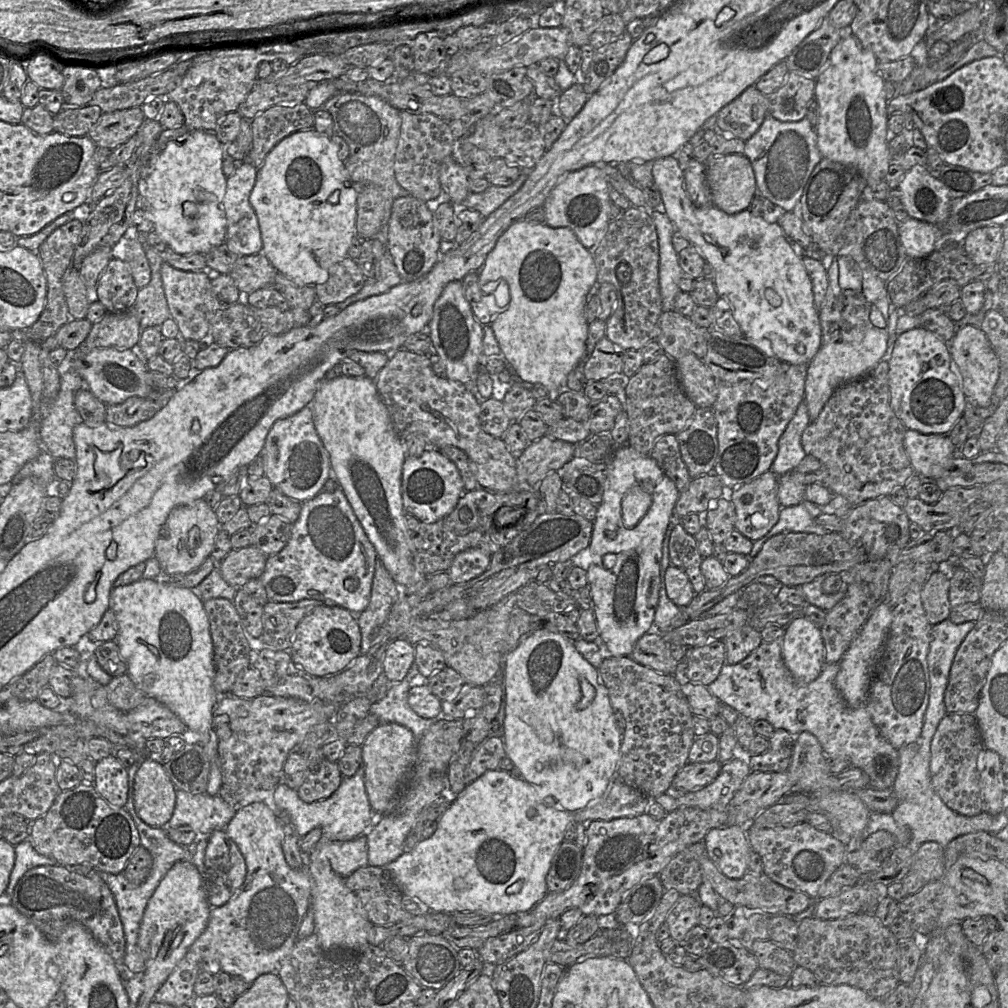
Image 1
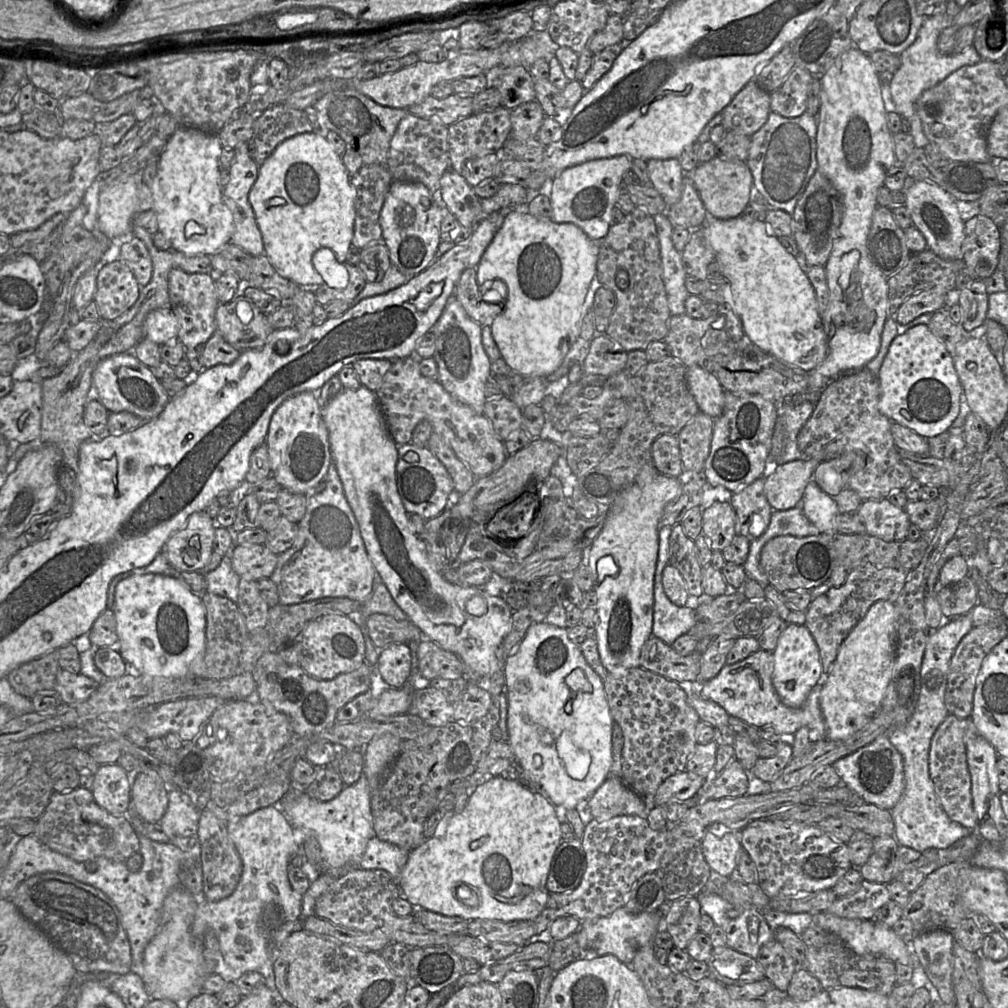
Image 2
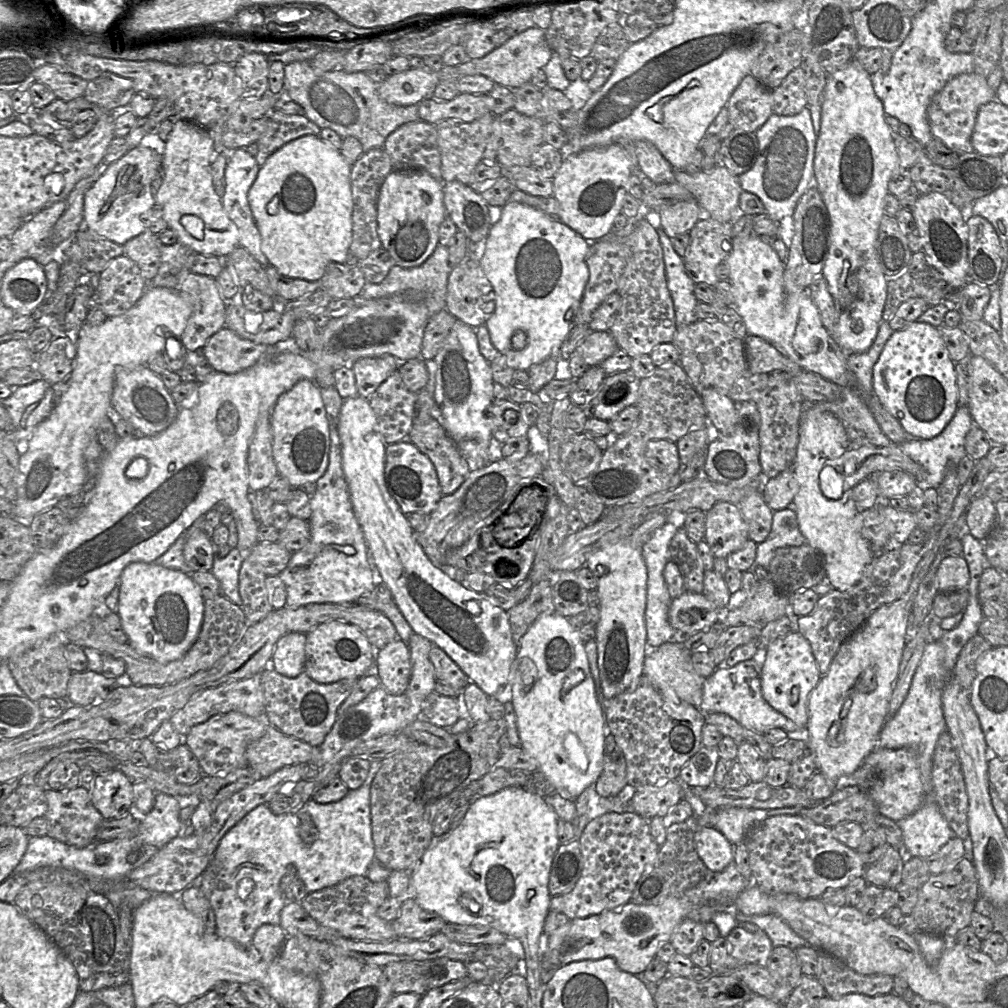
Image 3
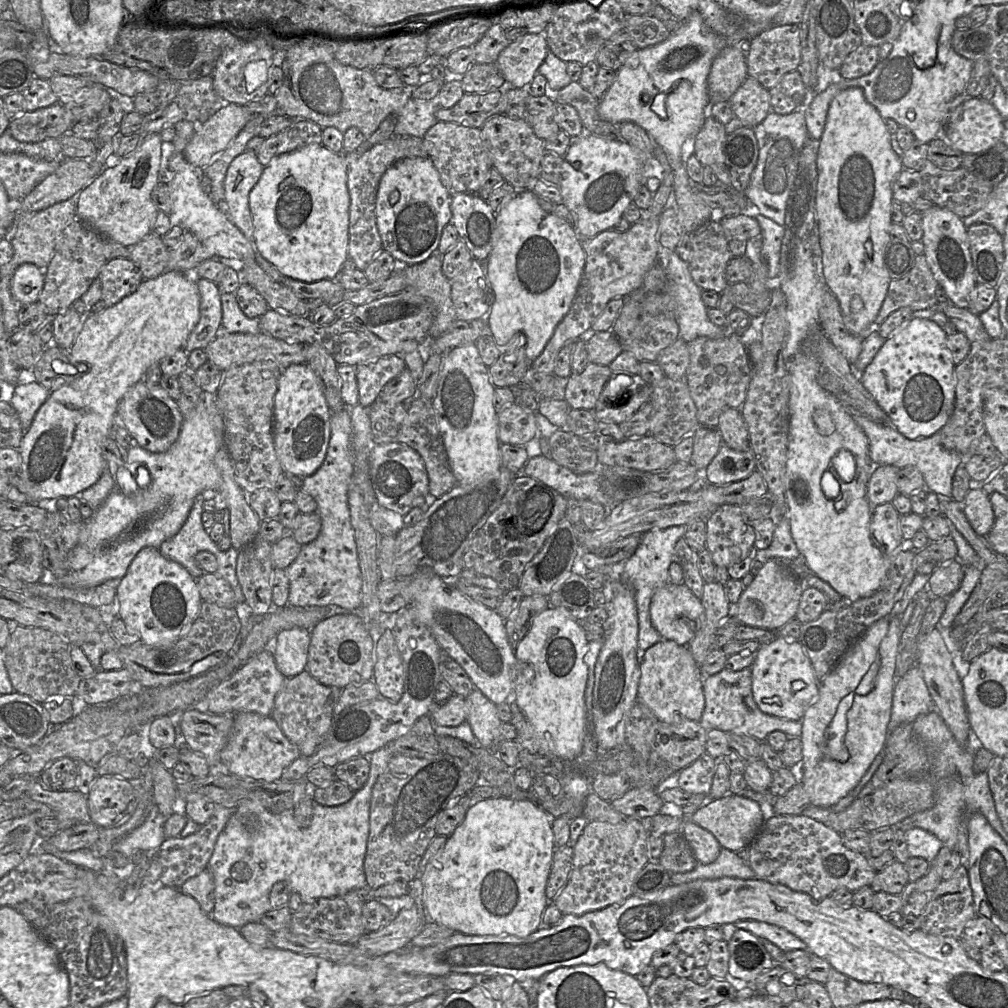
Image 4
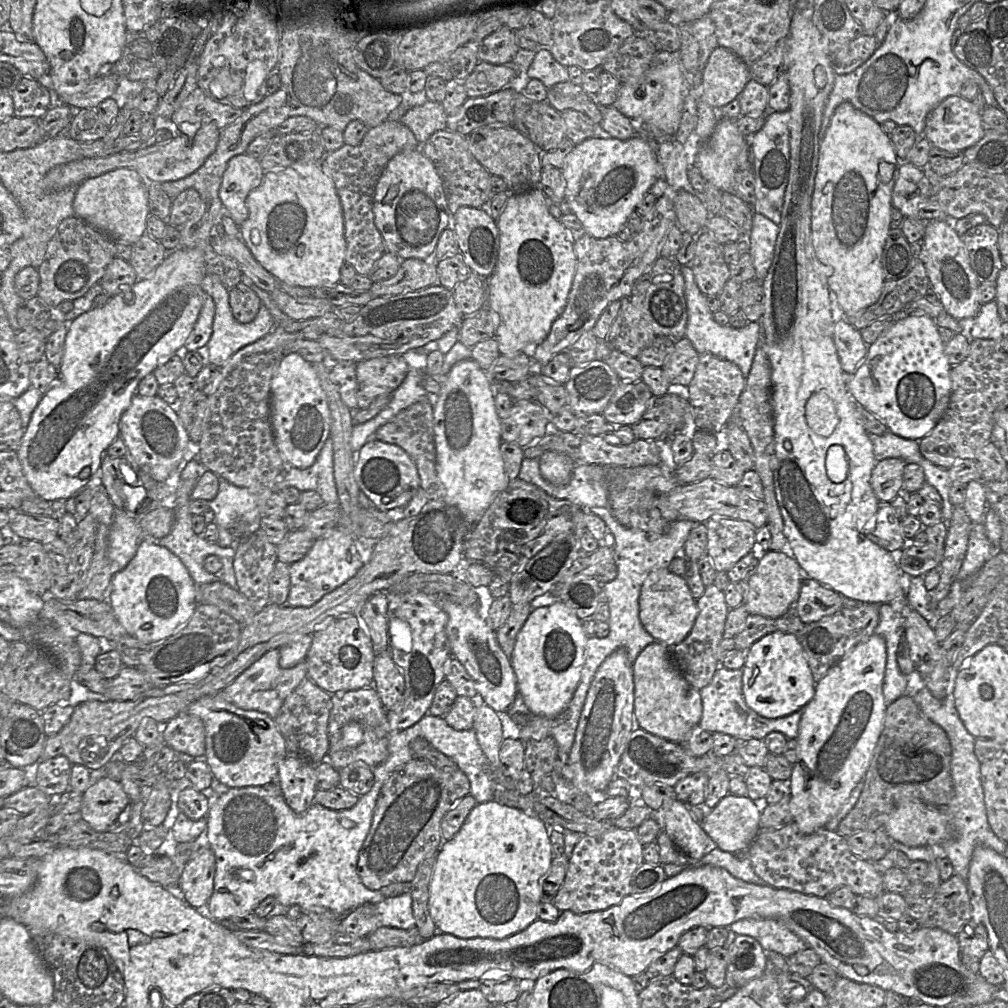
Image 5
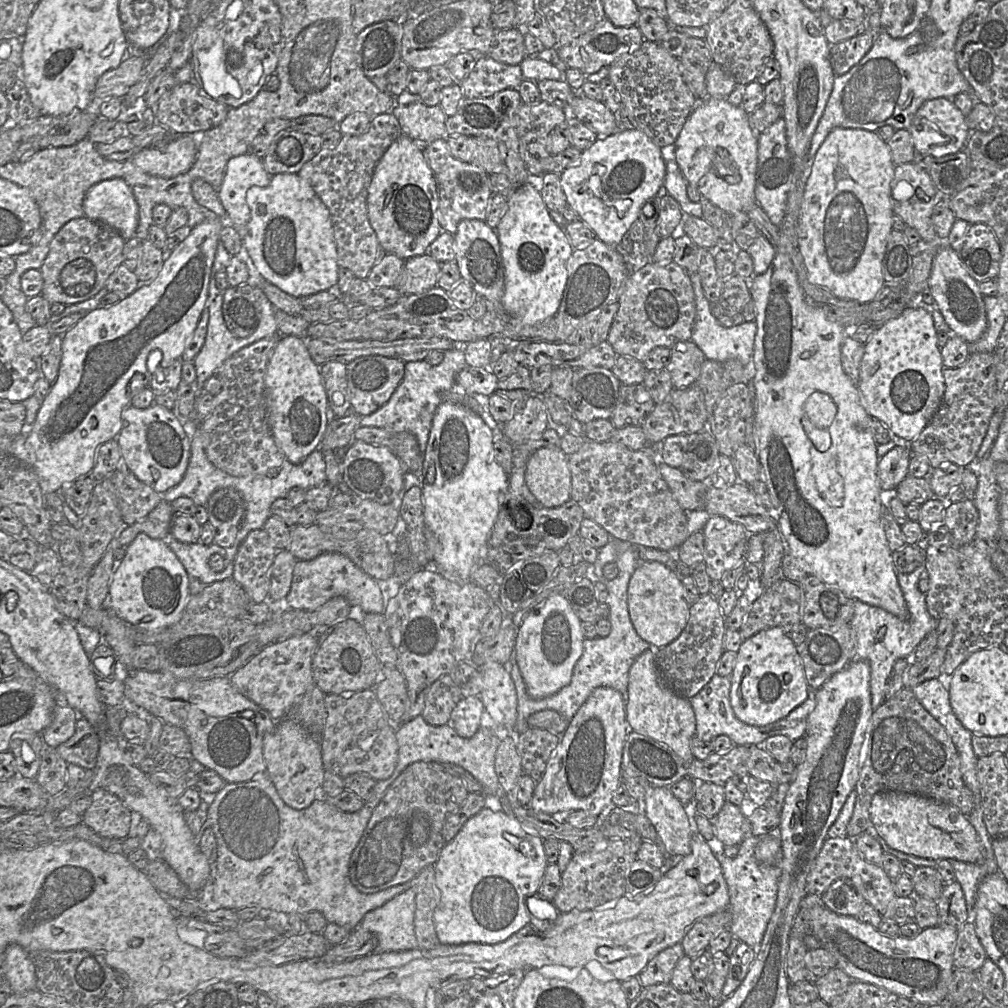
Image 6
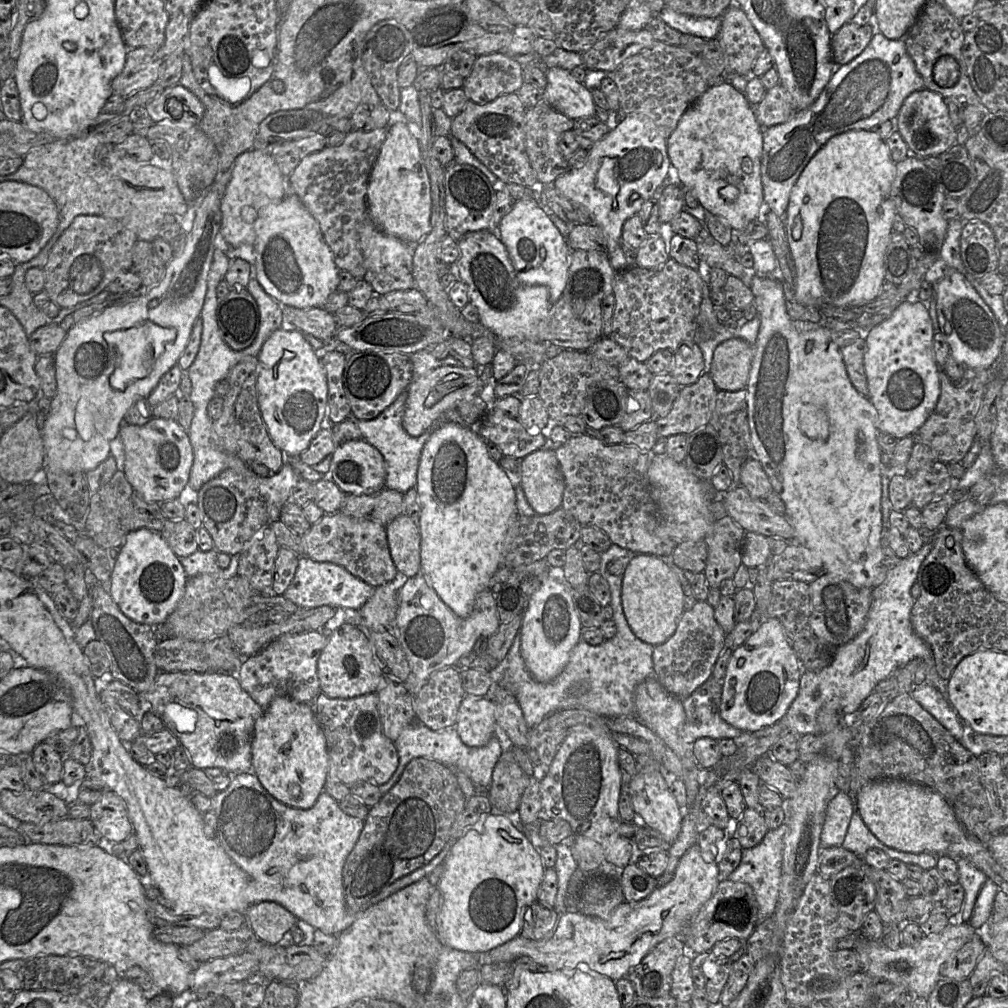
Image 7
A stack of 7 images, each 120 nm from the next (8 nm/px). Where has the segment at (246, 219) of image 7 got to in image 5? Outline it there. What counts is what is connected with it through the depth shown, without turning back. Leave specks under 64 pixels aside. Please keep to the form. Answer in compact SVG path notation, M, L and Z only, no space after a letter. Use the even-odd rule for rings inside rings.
M248 154L234 156L224 172L219 197L233 221L240 226L249 216L246 198L264 177L260 161Z

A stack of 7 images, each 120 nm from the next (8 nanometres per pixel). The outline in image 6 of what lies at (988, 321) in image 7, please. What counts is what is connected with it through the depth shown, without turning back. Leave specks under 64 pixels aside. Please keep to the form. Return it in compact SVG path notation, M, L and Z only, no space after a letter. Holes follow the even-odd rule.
M946 243L938 250L933 260L928 286L953 335L961 337L969 344L983 336L988 321L979 283L969 275L960 254Z

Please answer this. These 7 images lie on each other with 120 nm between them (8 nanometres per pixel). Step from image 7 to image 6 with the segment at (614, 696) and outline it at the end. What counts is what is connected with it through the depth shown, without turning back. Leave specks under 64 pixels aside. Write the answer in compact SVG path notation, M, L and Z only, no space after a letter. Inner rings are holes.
M610 539L603 548L599 549L598 558L591 565L591 573L588 579L593 583L597 581L602 582L608 591L606 603L610 610L608 619L611 623L611 632L604 638L584 638L583 653L574 666L571 681L567 686L551 696L534 699L528 694L517 662L512 663L510 675L515 685L518 700L517 720L513 734L520 735L525 733L529 729L527 722L529 716L543 710L557 711L571 721L592 691L598 687L608 687L617 690L621 693L626 703L630 668L640 654L651 648L651 645L644 641L635 631L628 611L627 592L629 581L637 566L642 562L635 547L617 539ZM607 563L615 563L618 566L618 575L612 580L606 579L603 573L603 568Z

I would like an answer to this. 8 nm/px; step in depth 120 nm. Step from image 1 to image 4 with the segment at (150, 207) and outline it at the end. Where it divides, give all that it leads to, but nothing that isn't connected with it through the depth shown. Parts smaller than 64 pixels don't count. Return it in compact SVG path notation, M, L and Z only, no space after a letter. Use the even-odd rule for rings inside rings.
M184 119L179 121L174 128L173 141L171 143L163 142L162 146L161 182L168 185L173 202L172 212L169 216L174 219L175 223L180 224L184 231L191 232L212 254L213 258L232 259L243 264L253 262L255 253L250 241L203 191L200 184L203 169L198 170L184 157L183 151L194 135L197 124Z

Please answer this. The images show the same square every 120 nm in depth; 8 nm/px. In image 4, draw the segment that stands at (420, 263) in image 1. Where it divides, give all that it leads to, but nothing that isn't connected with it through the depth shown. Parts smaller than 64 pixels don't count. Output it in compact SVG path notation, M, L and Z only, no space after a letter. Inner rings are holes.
M407 157L403 158L393 165L387 168L387 170L382 175L377 188L377 195L375 201L375 217L378 233L381 237L382 250L388 252L396 262L401 266L409 266L414 264L420 264L427 260L433 253L438 249L441 234L443 228L451 223L452 212L451 212L451 195L447 192L446 188L442 185L440 181L440 176L436 170L432 160L429 157Z

